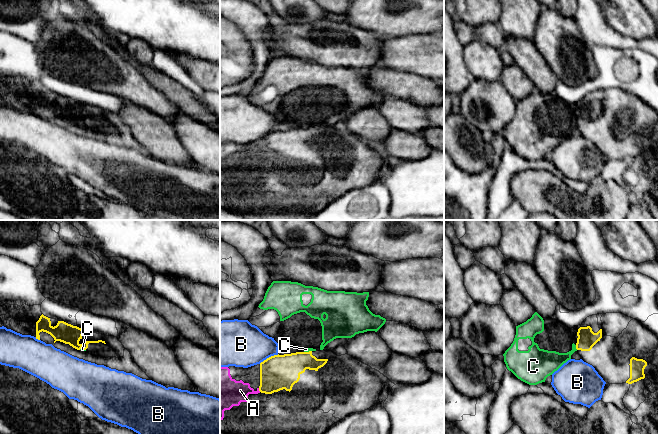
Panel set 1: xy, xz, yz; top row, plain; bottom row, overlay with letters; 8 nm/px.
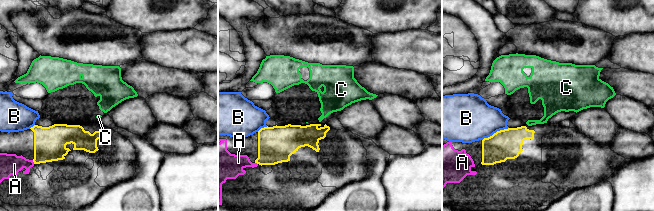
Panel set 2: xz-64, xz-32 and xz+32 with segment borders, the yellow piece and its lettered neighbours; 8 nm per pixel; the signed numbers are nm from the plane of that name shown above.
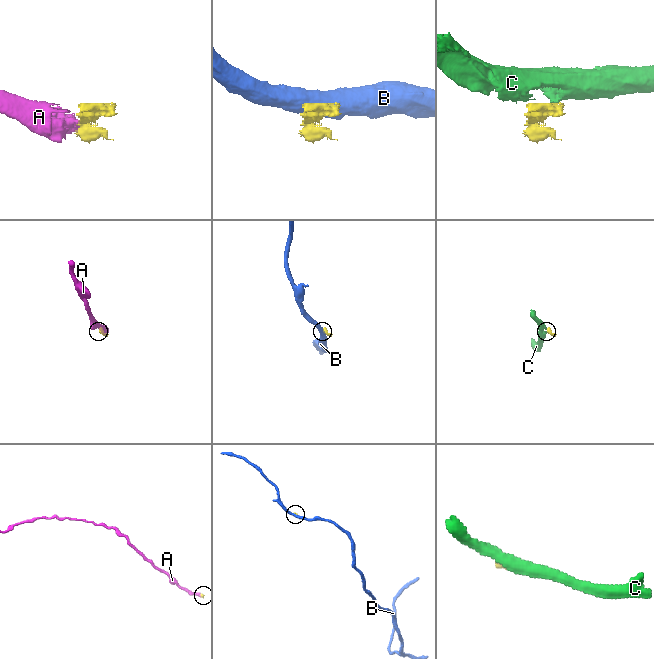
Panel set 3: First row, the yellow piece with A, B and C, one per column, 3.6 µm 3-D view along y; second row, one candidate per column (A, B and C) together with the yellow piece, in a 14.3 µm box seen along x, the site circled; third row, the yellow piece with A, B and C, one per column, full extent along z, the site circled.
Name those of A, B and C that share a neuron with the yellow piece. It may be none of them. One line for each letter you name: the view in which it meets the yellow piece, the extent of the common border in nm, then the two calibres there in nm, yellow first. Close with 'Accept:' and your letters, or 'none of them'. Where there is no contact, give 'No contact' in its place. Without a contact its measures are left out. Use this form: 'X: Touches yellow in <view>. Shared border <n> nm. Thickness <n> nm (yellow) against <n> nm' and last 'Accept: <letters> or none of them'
A: Touches yellow in xz. Shared border 40 nm. Thickness 280 nm (yellow) against 240 nm
Accept: A

